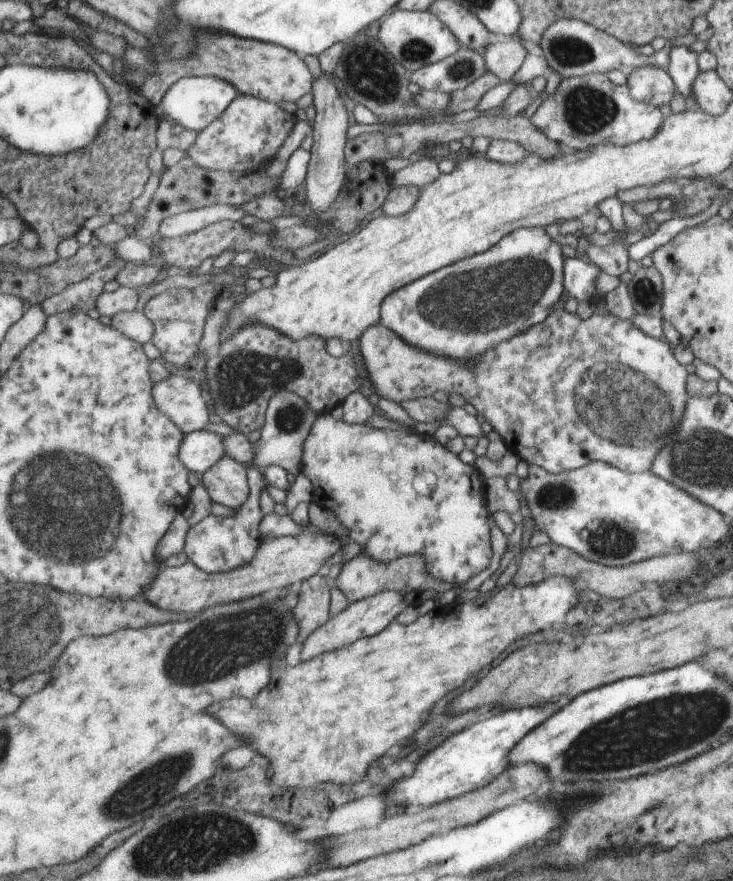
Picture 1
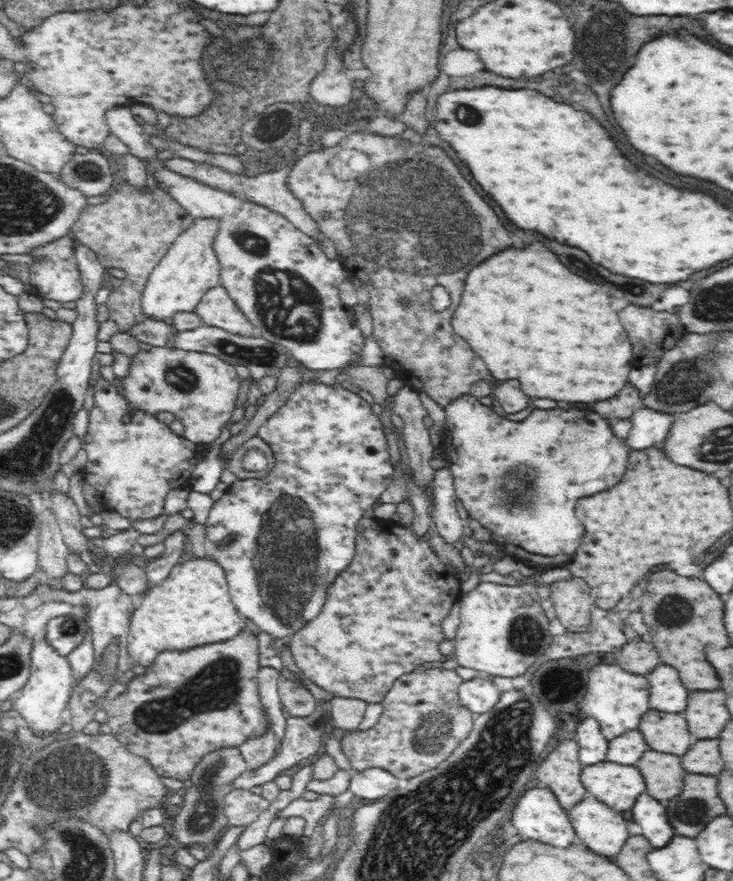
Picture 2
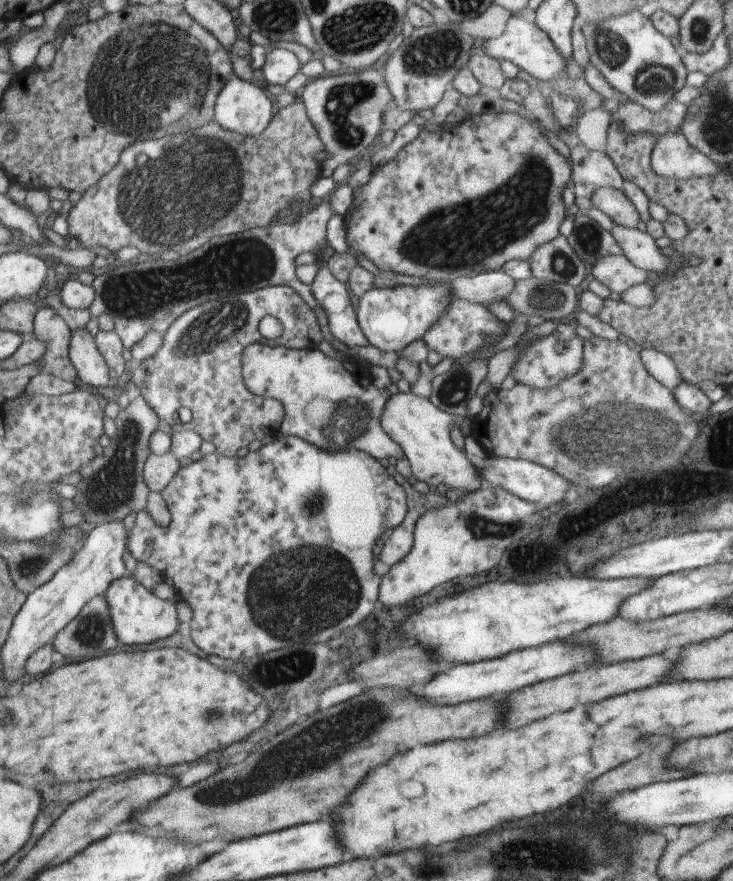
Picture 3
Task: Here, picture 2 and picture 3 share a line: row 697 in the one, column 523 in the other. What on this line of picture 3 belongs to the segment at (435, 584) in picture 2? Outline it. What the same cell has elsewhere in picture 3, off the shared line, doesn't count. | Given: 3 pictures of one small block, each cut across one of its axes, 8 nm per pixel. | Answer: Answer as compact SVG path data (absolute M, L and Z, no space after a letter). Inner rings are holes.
M569 320L556 325L549 336L519 346L519 356L515 358L513 368L509 372L516 383L527 384L531 388L551 388L581 370L585 339L581 338L581 332L577 332L578 324Z

